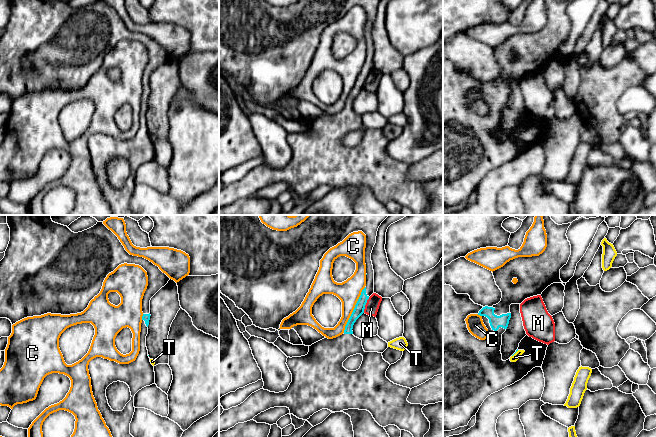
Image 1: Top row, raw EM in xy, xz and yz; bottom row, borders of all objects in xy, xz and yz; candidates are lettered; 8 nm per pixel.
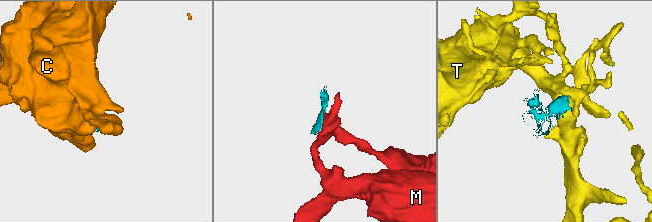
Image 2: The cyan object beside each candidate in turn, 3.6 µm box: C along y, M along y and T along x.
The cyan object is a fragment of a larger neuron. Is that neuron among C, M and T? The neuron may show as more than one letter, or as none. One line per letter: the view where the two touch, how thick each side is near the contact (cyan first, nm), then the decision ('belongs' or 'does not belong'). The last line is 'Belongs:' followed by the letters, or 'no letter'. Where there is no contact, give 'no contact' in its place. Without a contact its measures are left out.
C: xz | 80/190 nm | does not belong
M: xz | 80/110 nm | does not belong
T: yz | 20/60 nm | does not belong
Belongs: no letter

